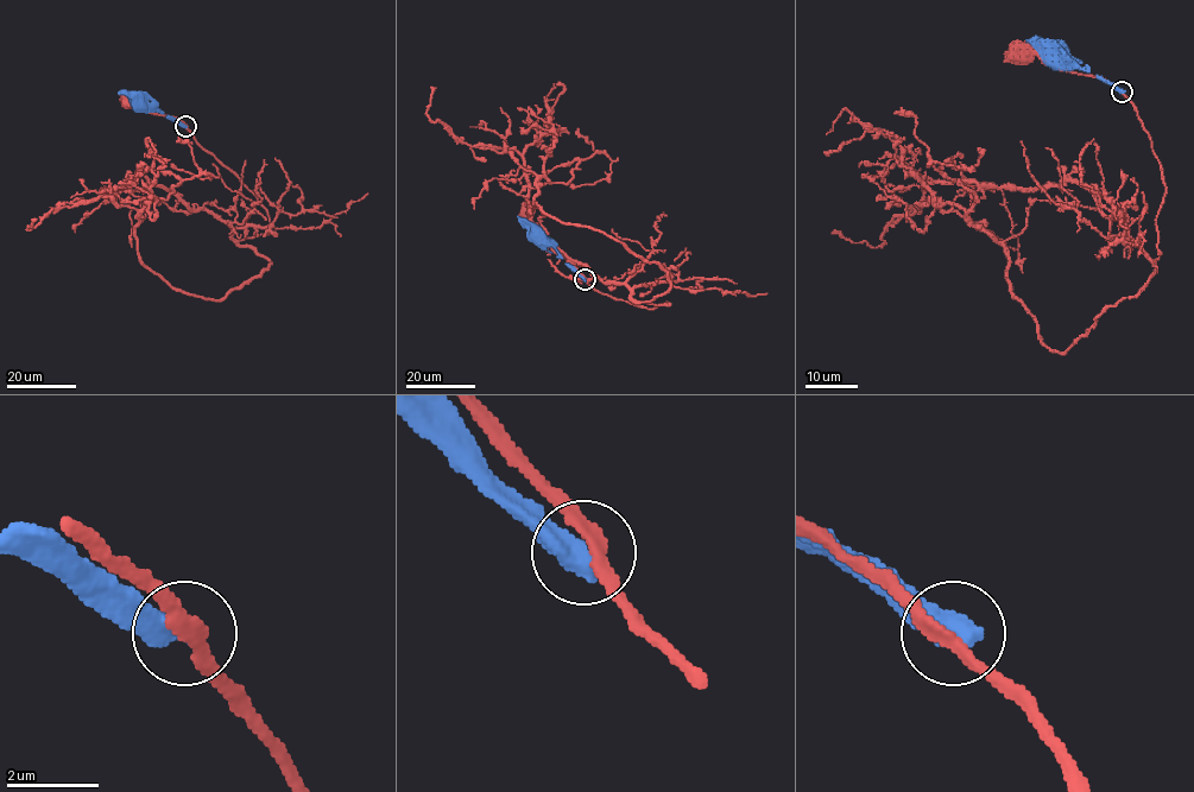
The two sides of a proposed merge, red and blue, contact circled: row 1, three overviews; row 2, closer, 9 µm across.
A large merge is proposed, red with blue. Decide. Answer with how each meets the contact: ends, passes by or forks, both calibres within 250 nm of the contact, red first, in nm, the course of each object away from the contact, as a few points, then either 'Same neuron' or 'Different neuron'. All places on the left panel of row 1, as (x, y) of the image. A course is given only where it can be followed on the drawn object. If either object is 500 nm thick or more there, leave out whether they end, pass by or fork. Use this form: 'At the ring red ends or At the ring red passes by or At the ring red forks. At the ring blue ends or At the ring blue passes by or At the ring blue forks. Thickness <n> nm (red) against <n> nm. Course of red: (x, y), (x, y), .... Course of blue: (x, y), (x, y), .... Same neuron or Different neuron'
Thickness 280 nm (red) against 600 nm. Course of red: (185, 126), (174, 116), (153, 114), (128, 100). Course of blue: (185, 126), (140, 103). Different neuron

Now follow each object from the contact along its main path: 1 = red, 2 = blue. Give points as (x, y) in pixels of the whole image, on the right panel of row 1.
1: (1120, 92), (1100, 77), (1052, 68), (1035, 54), (1021, 52)
2: (1120, 92), (1097, 75), (1063, 67), (1054, 56)

